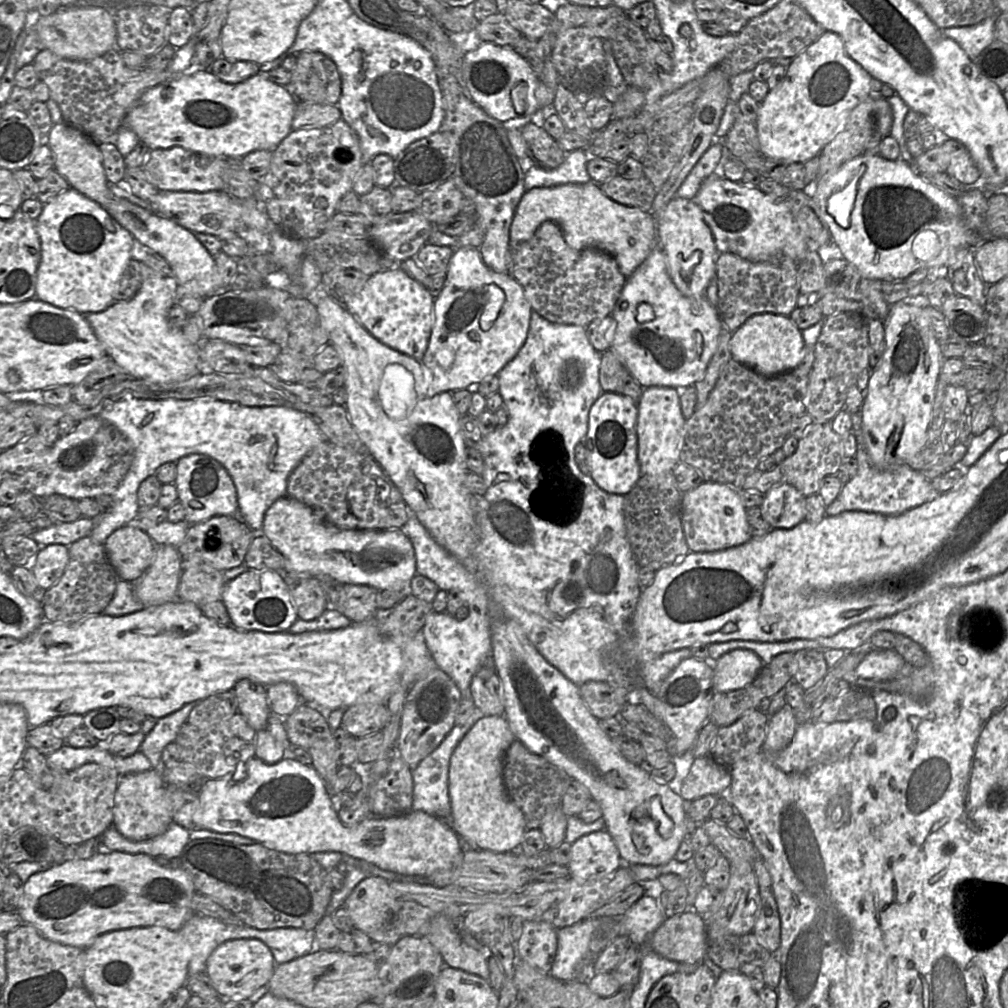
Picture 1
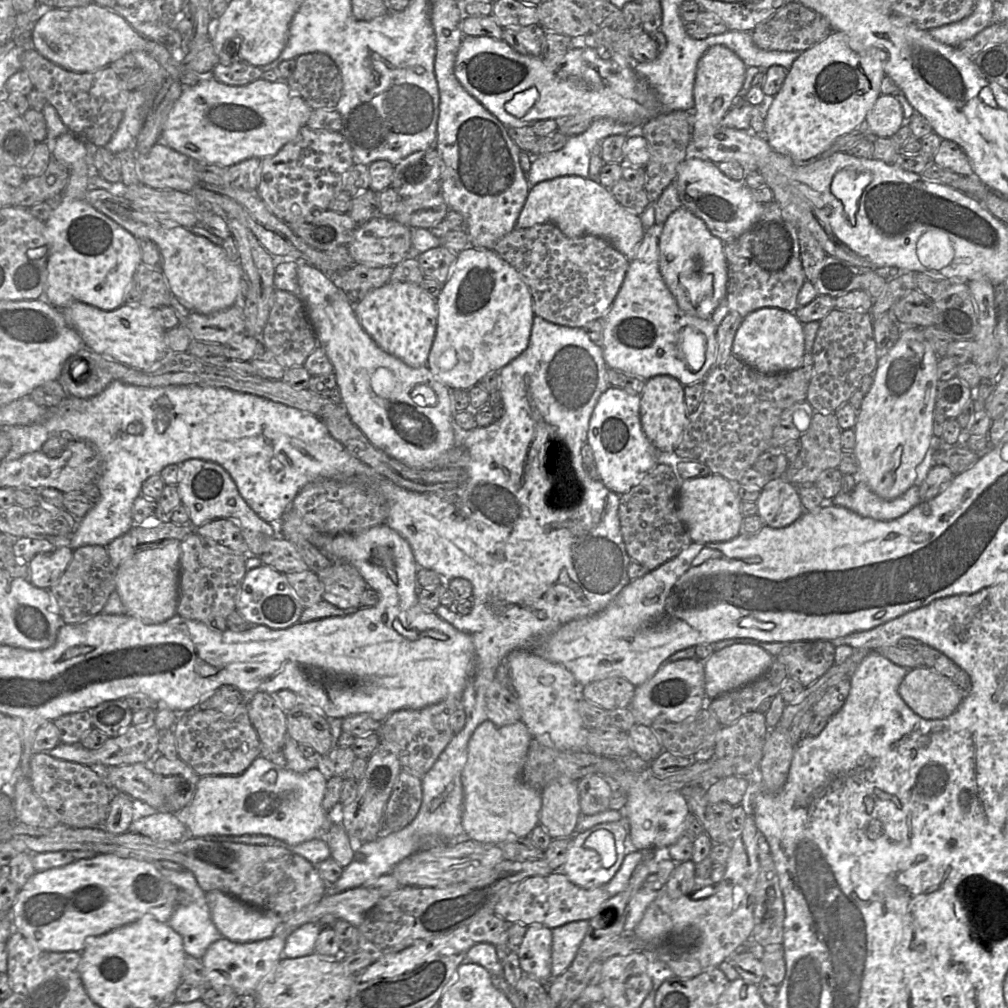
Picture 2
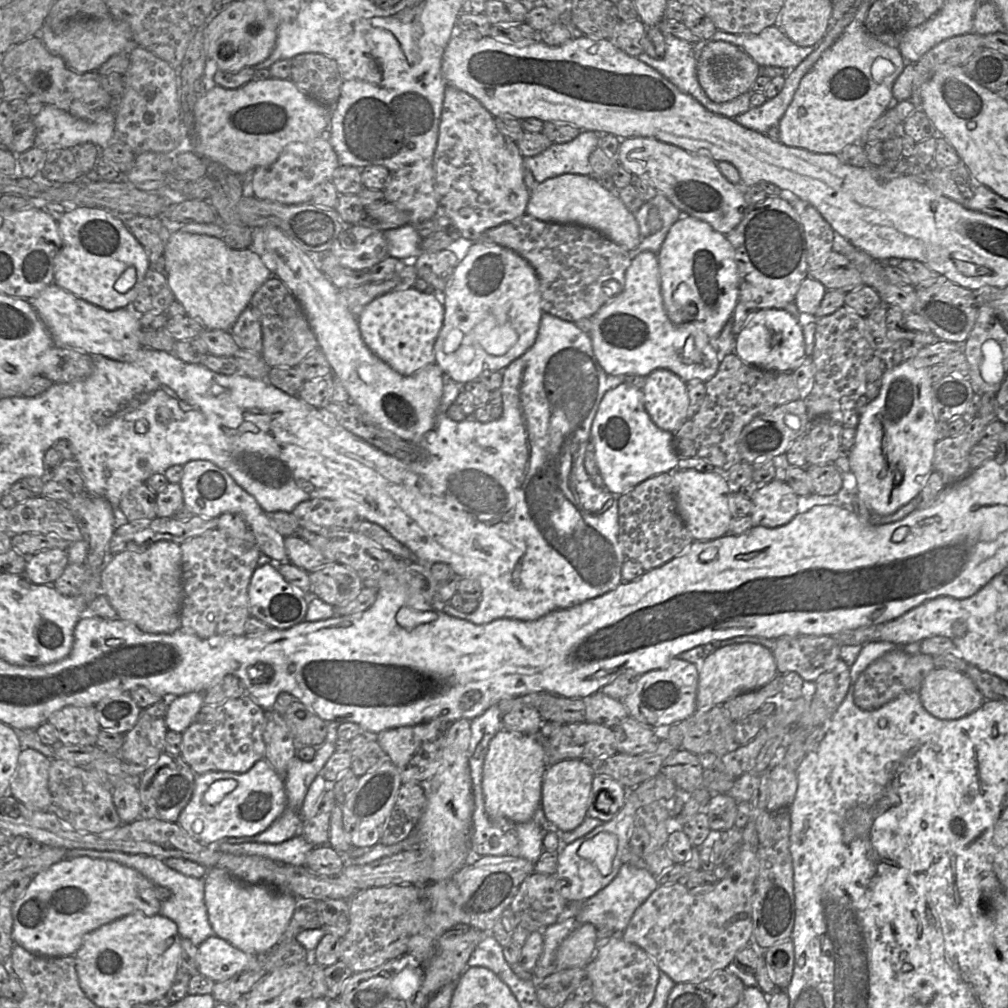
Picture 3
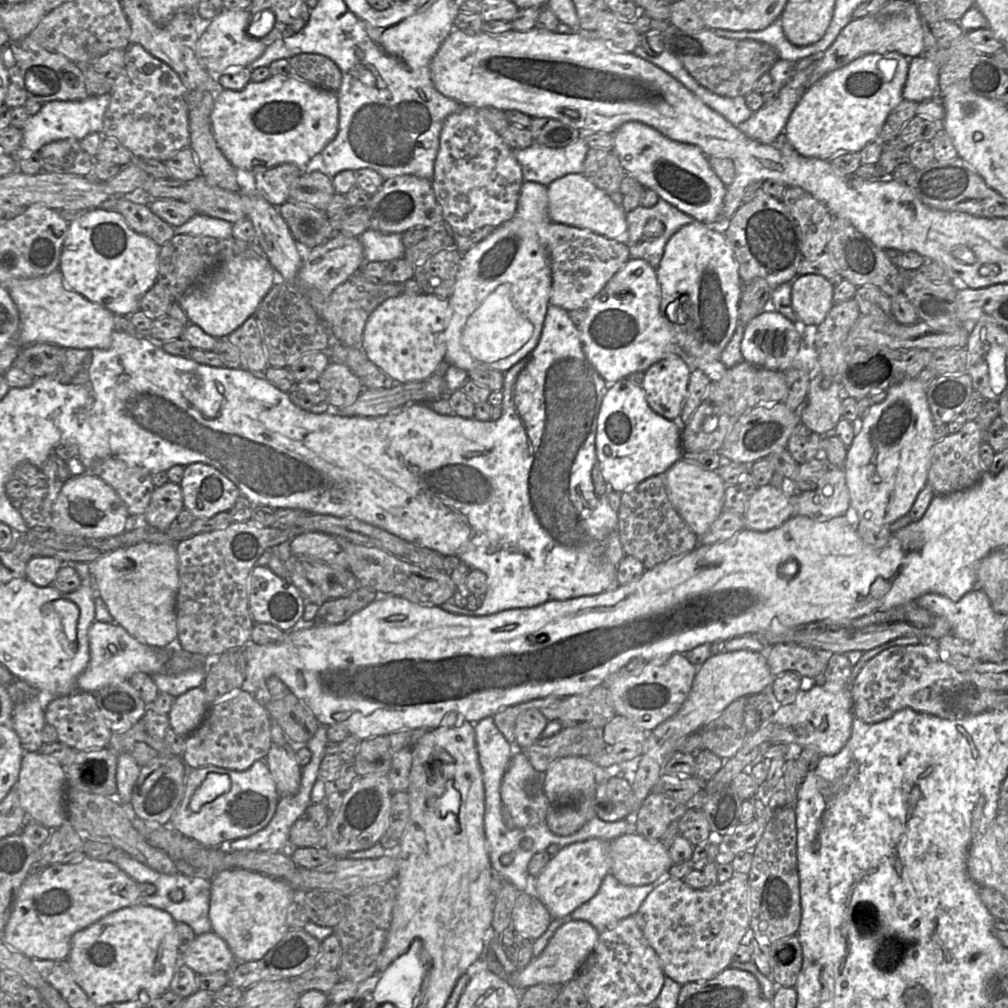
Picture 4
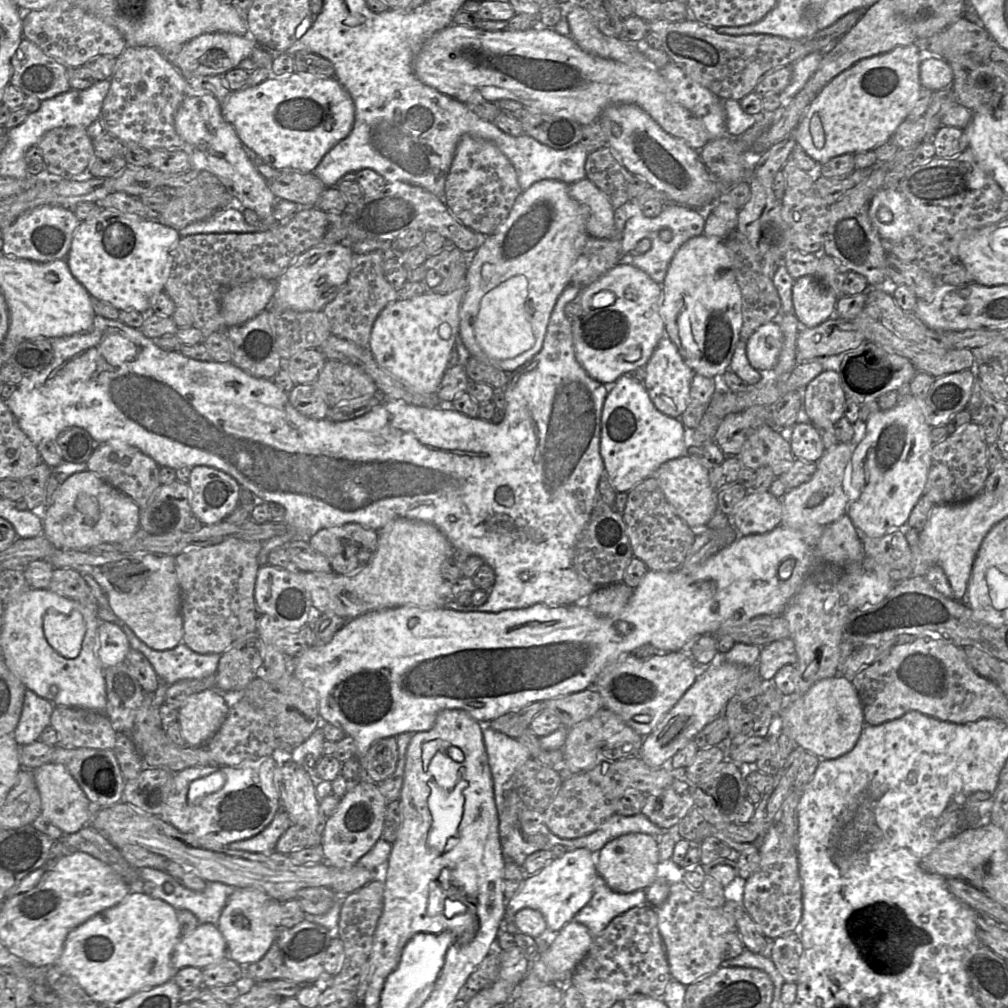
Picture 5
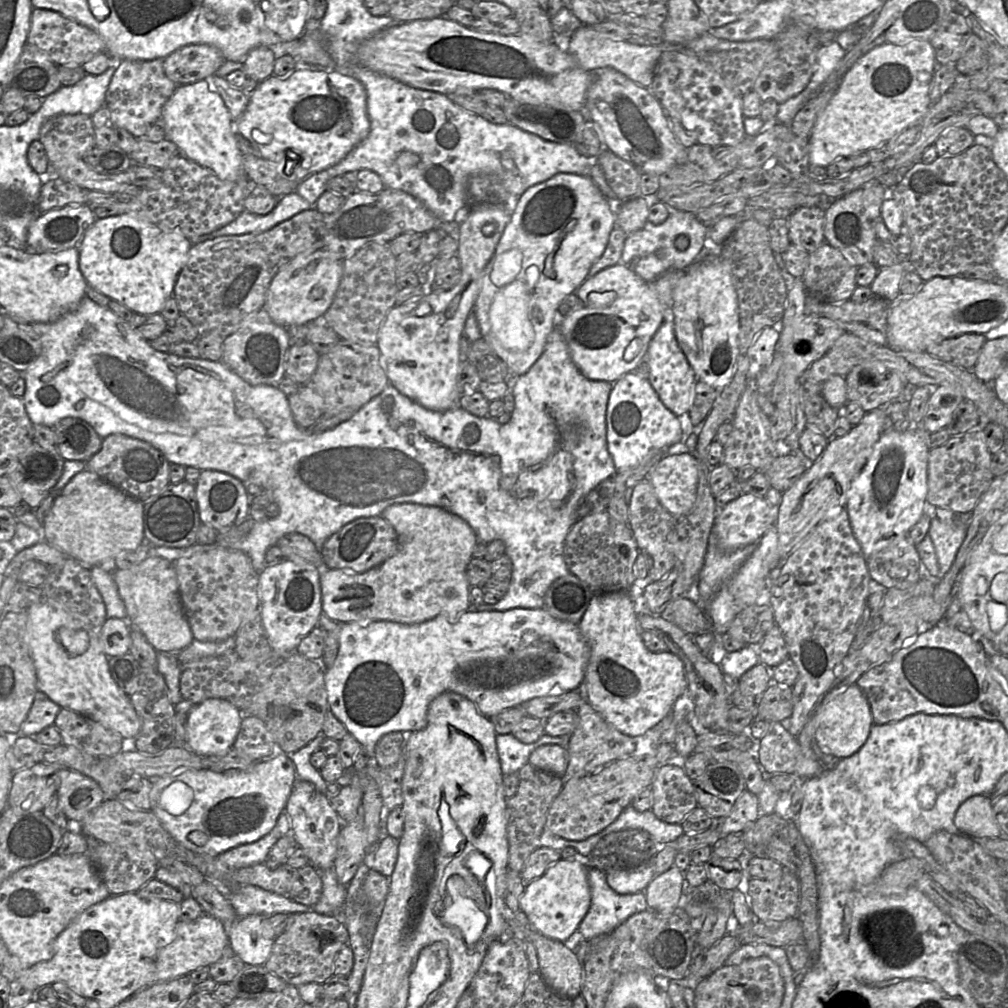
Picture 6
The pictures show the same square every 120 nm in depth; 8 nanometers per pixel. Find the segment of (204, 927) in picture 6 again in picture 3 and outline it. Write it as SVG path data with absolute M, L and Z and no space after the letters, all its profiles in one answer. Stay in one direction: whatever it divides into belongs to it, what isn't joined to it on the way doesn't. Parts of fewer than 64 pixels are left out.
M215 934L204 940L197 949L198 974L214 982L227 980L242 971L259 969L261 957L264 956L246 953Z

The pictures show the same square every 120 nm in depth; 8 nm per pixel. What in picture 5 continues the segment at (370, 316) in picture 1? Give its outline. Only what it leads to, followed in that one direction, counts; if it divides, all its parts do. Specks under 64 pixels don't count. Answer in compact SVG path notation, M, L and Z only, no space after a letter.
M465 285L448 294L423 293L388 304L376 318L368 349L377 364L412 390L435 396L459 337L459 311Z

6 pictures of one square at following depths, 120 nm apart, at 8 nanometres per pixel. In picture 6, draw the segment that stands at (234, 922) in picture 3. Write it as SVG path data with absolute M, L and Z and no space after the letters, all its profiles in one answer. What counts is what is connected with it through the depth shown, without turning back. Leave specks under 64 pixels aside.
M252 914L227 928L228 944L246 966L264 965L269 958L274 939L263 933L262 915Z

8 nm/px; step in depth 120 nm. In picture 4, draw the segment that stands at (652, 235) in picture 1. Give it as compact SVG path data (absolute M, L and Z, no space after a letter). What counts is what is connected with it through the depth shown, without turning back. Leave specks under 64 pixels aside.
M567 174L550 183L547 190L549 220L587 229L620 243L628 243L627 213L584 174Z

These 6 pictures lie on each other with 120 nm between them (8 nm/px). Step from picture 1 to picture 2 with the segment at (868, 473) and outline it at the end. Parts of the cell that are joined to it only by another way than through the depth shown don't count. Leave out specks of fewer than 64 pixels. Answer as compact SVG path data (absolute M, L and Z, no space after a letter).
M929 447L923 461L916 469L914 484L897 498L883 499L857 478L854 489L849 493L838 493L832 500L833 505L842 506L863 517L878 521L891 521L905 515L921 503L919 487L934 465L934 455L938 451Z

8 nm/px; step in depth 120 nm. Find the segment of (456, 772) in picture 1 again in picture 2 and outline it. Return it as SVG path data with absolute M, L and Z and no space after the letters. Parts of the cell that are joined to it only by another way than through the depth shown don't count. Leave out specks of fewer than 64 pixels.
M487 719L473 732L468 743L467 762L461 776L463 786L462 826L467 838L481 843L499 845L511 837L527 837L539 825L541 791L525 784L521 777L532 739L533 736L523 721L497 726Z

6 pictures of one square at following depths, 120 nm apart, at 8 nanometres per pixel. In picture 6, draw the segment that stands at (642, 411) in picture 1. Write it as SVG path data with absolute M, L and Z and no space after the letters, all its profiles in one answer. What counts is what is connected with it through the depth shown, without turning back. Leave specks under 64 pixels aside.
M666 319L651 339L647 356L648 380L662 403L677 416L688 412L692 404L693 387L697 380L694 370L678 344L674 323L671 319Z

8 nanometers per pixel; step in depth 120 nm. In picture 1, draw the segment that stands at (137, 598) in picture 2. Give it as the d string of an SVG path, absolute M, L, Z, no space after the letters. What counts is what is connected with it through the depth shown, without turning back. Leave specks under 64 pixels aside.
M156 545L155 556L151 563L151 565L145 570L145 572L135 581L130 581L134 583L134 591L136 597L145 605L145 607L149 606L157 606L164 603L172 602L177 599L178 585L179 579L181 575L181 564L182 557L179 553L177 547L172 545Z

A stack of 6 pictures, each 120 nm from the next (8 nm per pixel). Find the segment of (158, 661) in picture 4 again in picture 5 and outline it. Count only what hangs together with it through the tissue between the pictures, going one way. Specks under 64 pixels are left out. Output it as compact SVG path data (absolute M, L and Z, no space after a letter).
M100 622L98 655L104 669L125 661L130 650L127 636L119 626L110 622Z

